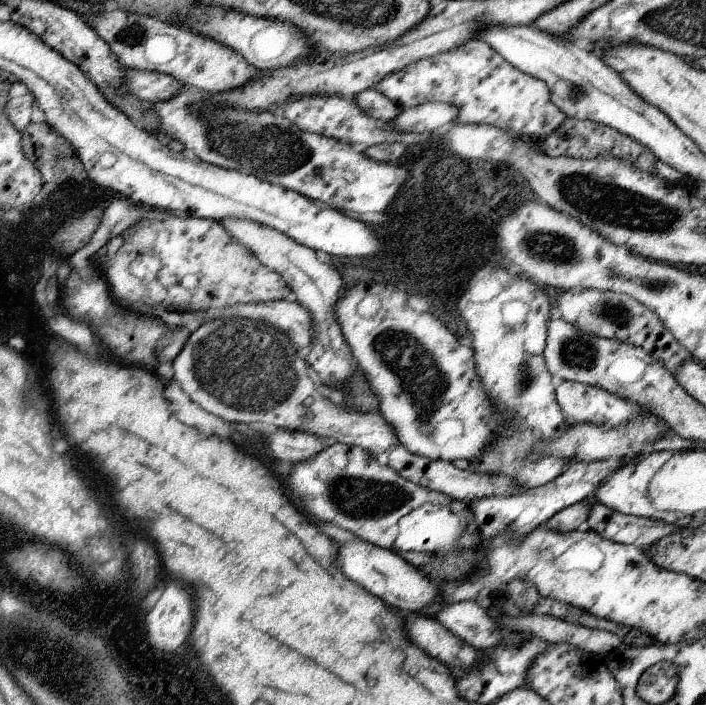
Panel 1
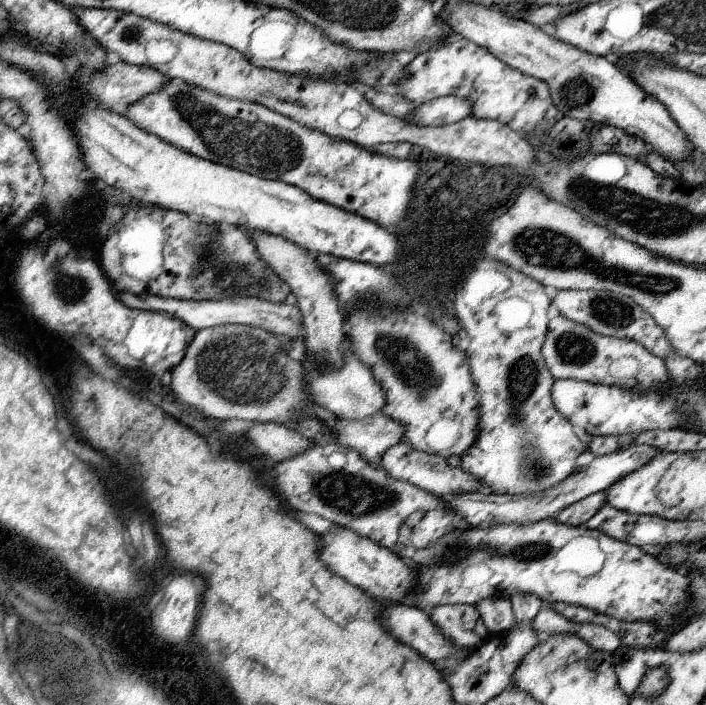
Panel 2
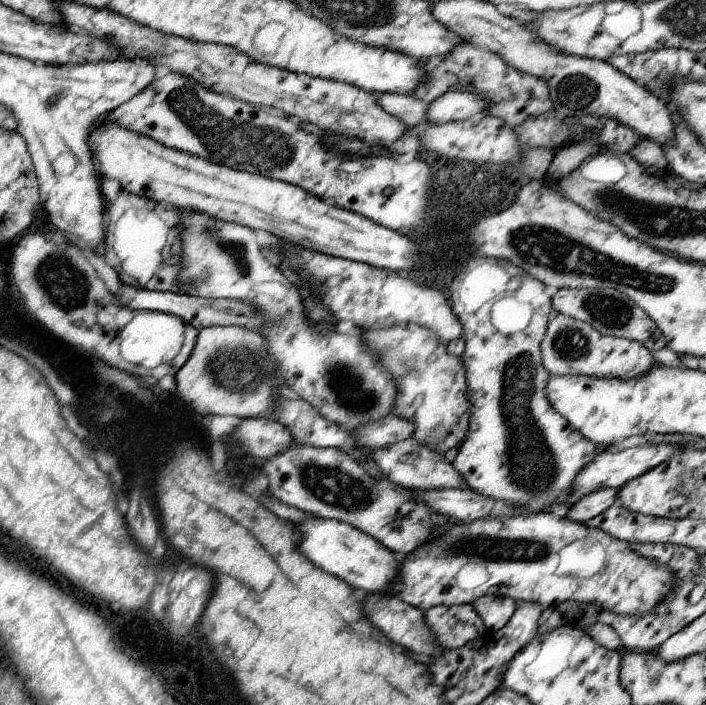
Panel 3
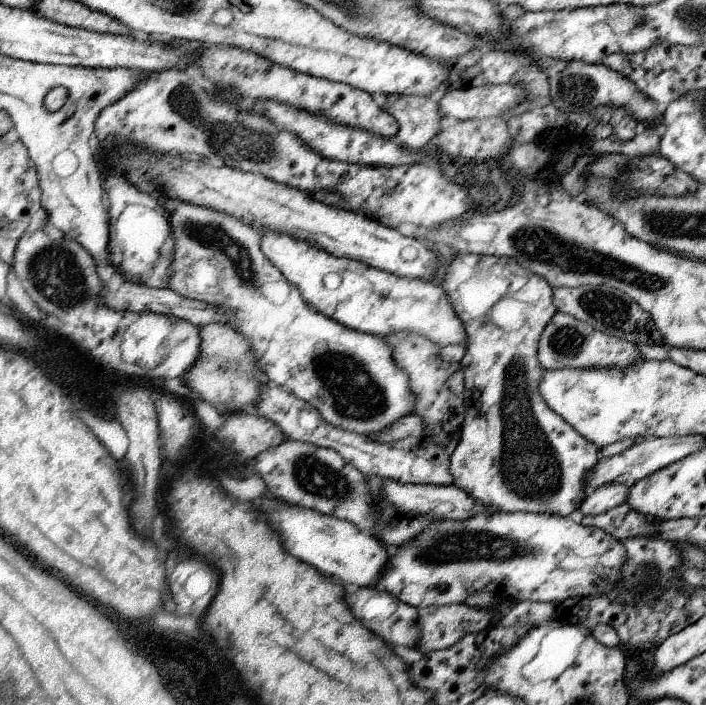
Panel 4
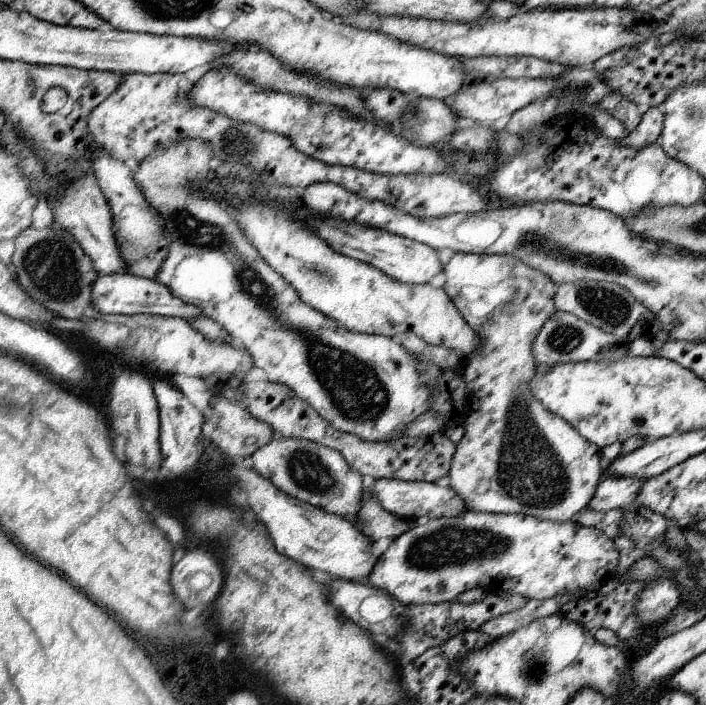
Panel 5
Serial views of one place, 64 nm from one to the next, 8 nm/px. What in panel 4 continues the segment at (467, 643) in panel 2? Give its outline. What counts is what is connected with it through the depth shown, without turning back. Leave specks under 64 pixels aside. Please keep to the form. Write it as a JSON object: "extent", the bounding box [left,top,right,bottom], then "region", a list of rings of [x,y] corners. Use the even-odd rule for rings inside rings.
{"extent":[414,602,492,654],"region":[[[465,602],[422,607],[418,614],[421,635],[414,649],[422,654],[454,646],[464,637],[490,626],[492,618],[492,613],[472,608]]]}

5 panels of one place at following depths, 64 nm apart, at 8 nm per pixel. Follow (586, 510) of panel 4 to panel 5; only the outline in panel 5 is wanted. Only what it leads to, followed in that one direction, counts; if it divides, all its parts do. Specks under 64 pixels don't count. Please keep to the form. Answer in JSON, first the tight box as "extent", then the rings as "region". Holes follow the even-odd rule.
{"extent":[586,459,646,512],"region":[[[603,459],[604,478],[598,484],[592,500],[586,509],[596,512],[608,512],[612,509],[624,509],[634,504],[636,495],[646,479],[636,477],[617,477],[609,470],[609,461]]]}

